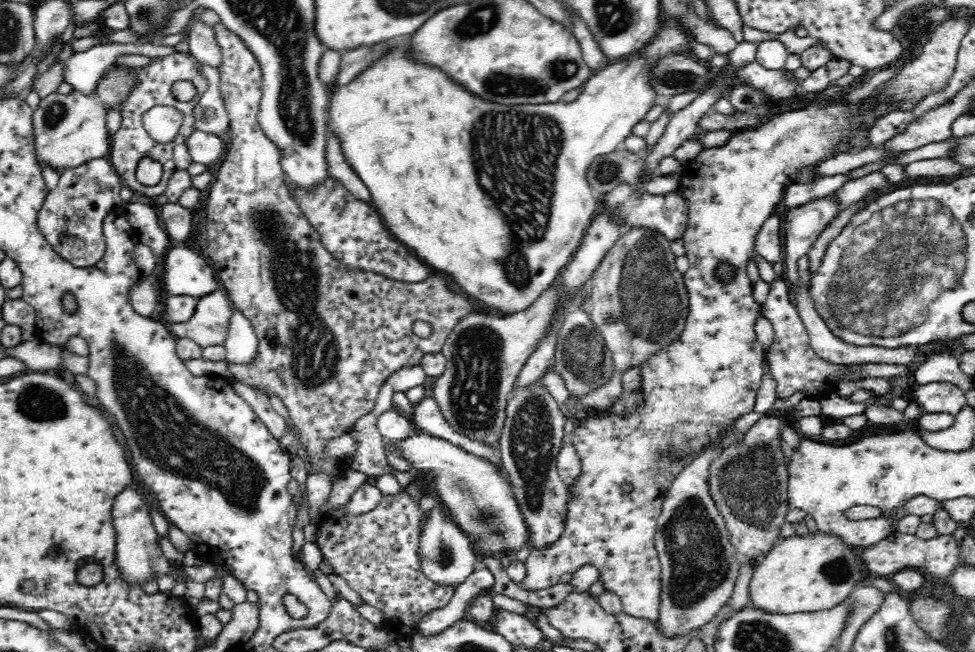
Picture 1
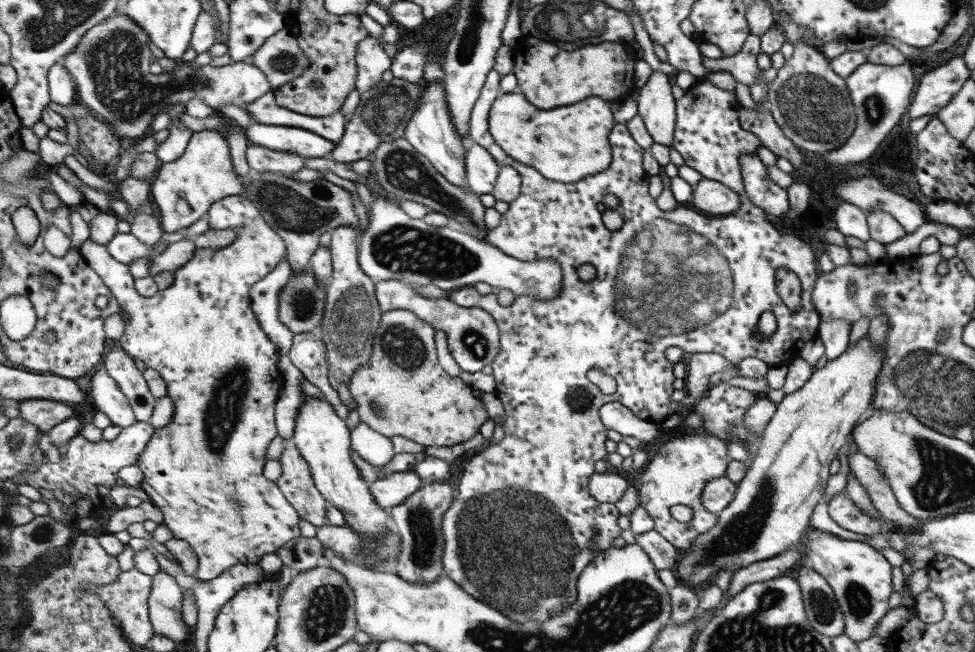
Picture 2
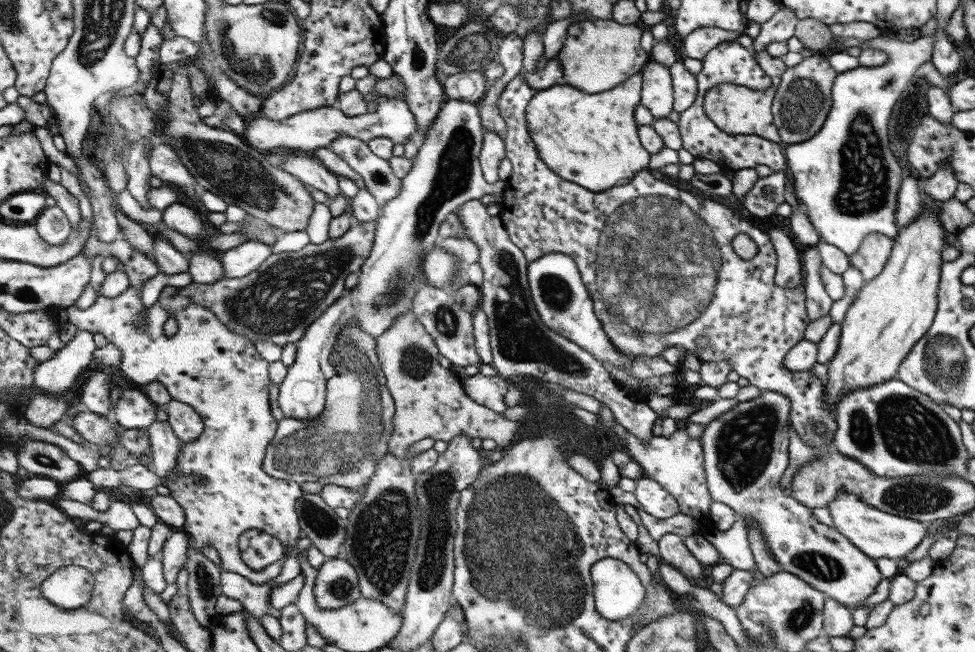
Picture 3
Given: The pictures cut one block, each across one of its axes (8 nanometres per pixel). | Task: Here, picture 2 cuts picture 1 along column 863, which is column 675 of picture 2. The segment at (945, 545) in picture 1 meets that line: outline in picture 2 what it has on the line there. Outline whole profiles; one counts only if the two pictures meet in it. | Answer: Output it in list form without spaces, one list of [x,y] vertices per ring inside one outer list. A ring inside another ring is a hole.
[[[649,530],[645,534],[639,534],[635,536],[635,544],[643,548],[645,556],[649,558],[655,570],[673,570],[679,550],[673,544],[669,544],[659,532]]]

